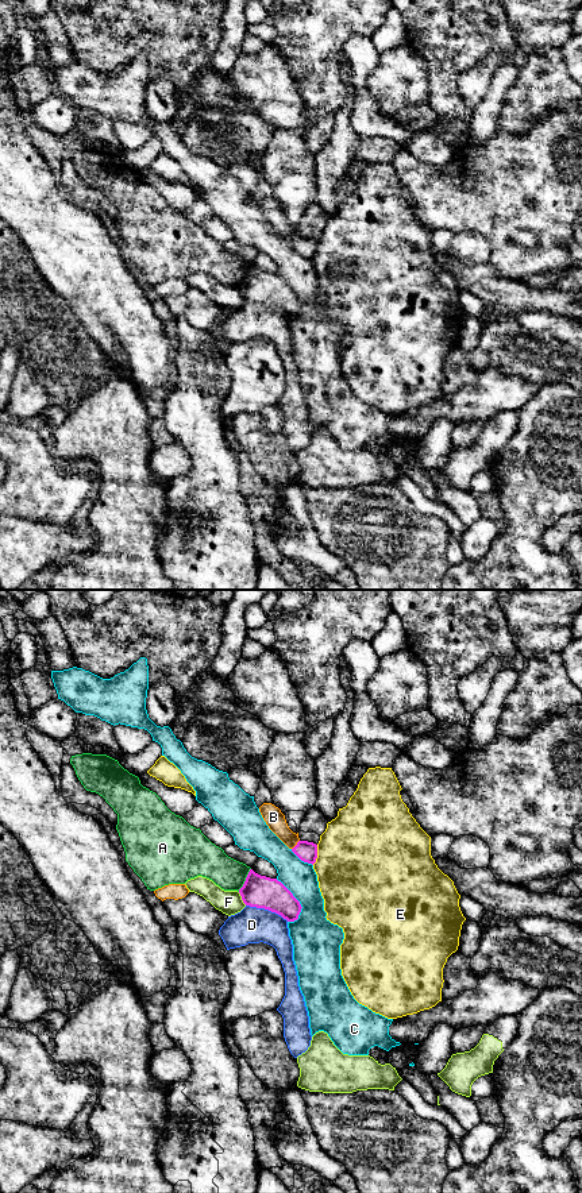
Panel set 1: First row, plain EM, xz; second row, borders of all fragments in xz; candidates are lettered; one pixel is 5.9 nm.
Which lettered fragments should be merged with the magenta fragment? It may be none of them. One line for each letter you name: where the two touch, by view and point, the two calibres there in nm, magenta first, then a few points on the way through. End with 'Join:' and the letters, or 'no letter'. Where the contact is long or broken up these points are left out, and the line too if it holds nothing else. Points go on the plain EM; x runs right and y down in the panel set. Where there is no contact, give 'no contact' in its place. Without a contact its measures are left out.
Join: no letter

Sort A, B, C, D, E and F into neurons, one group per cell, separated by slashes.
A / B / C / D / E / F

